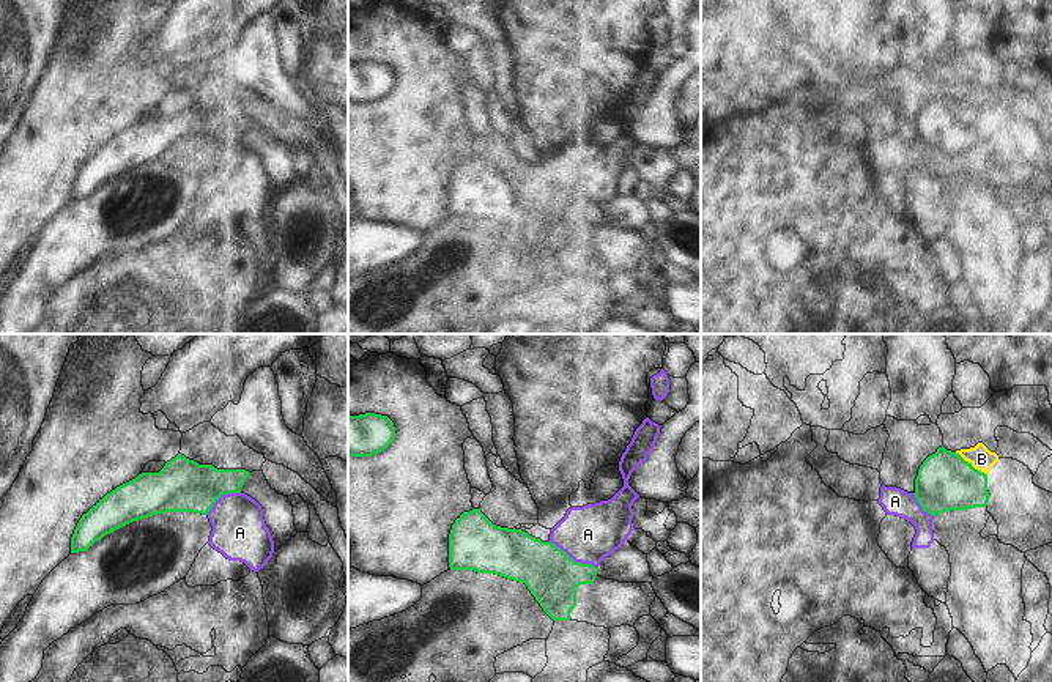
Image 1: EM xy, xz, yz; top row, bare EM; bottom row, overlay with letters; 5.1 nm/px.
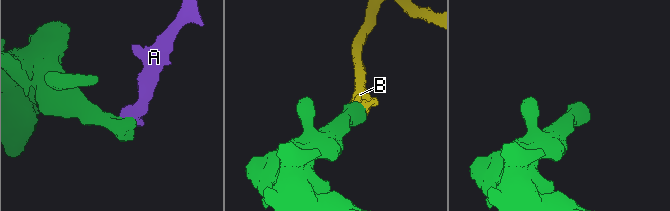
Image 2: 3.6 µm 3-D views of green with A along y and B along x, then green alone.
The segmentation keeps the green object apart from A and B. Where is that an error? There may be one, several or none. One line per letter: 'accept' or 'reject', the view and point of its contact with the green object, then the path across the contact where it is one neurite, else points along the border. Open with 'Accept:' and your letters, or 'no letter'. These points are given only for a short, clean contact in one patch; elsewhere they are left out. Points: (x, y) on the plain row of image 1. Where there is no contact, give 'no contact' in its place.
Accept: B
A: reject | xz (572, 207) | along xz (550, 188), (575, 208), (591, 210), (596, 214)
B: accept | yz (970, 111) | across yz (945, 128), (953, 128), (970, 111), (981, 106)

